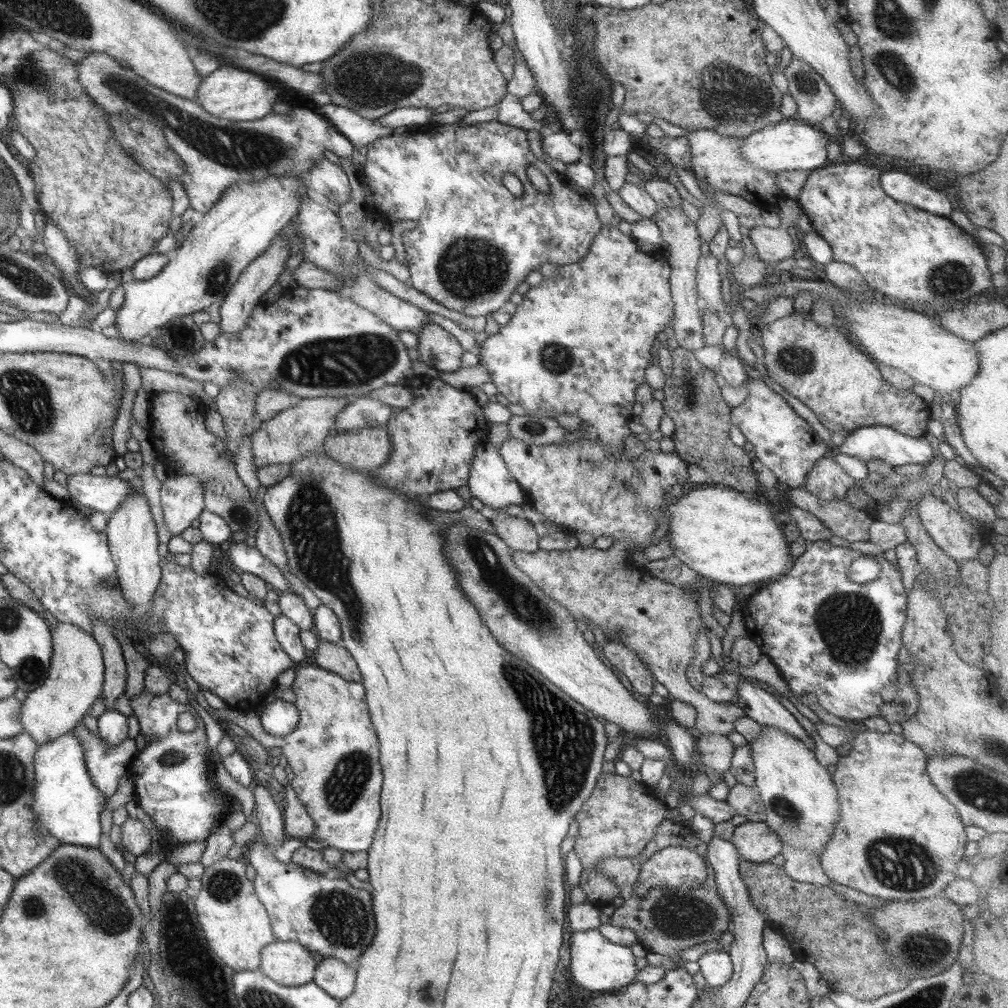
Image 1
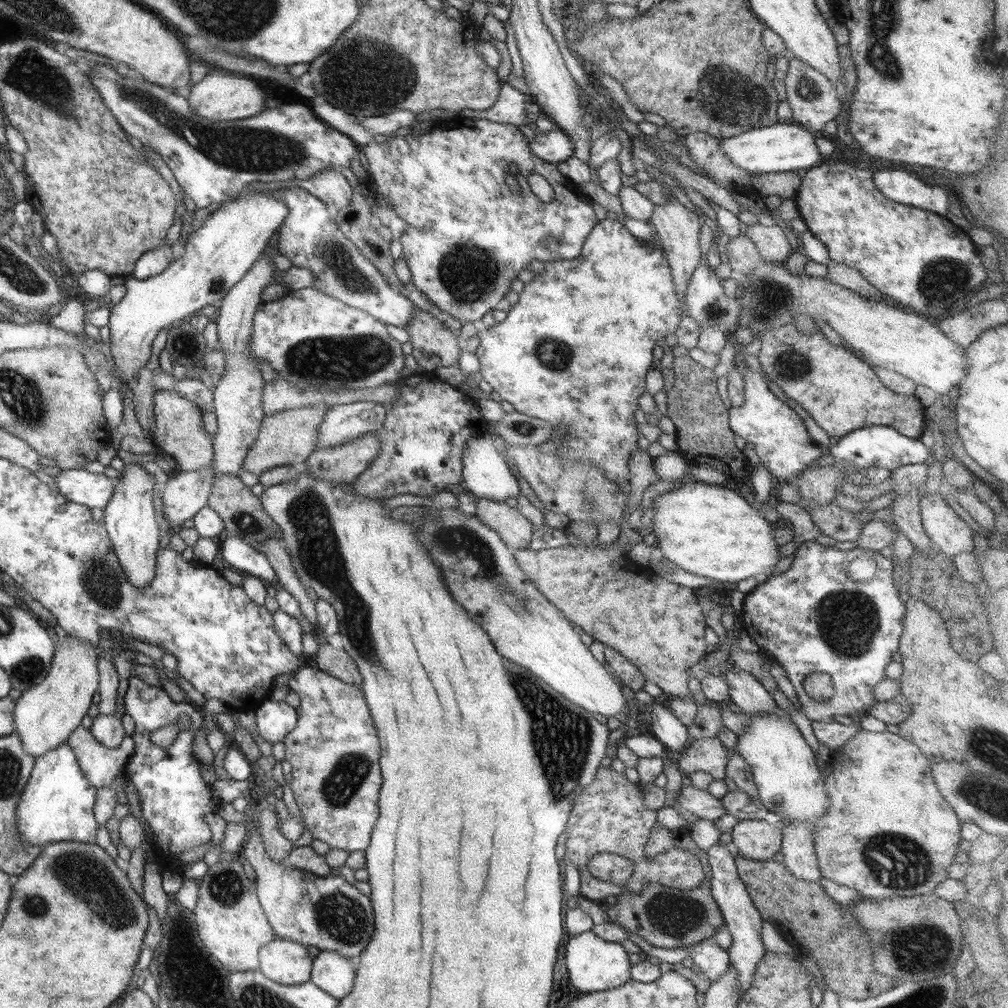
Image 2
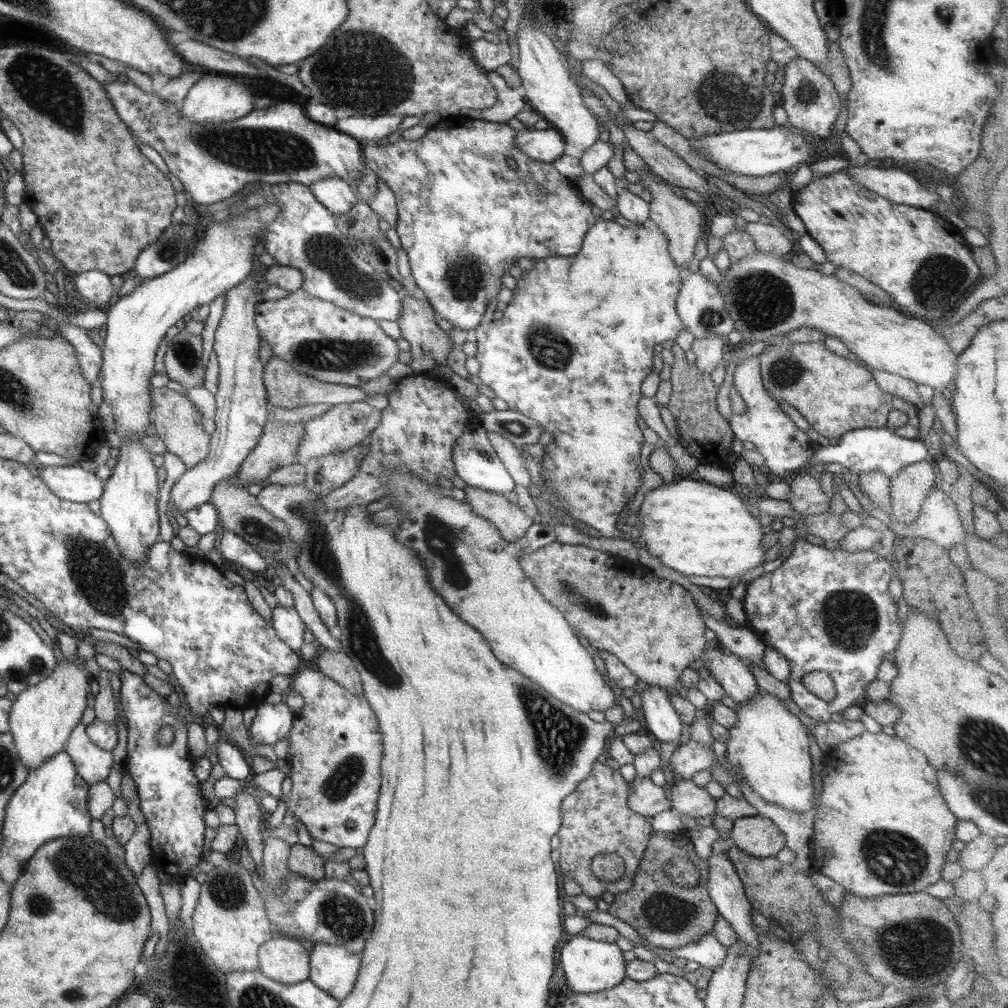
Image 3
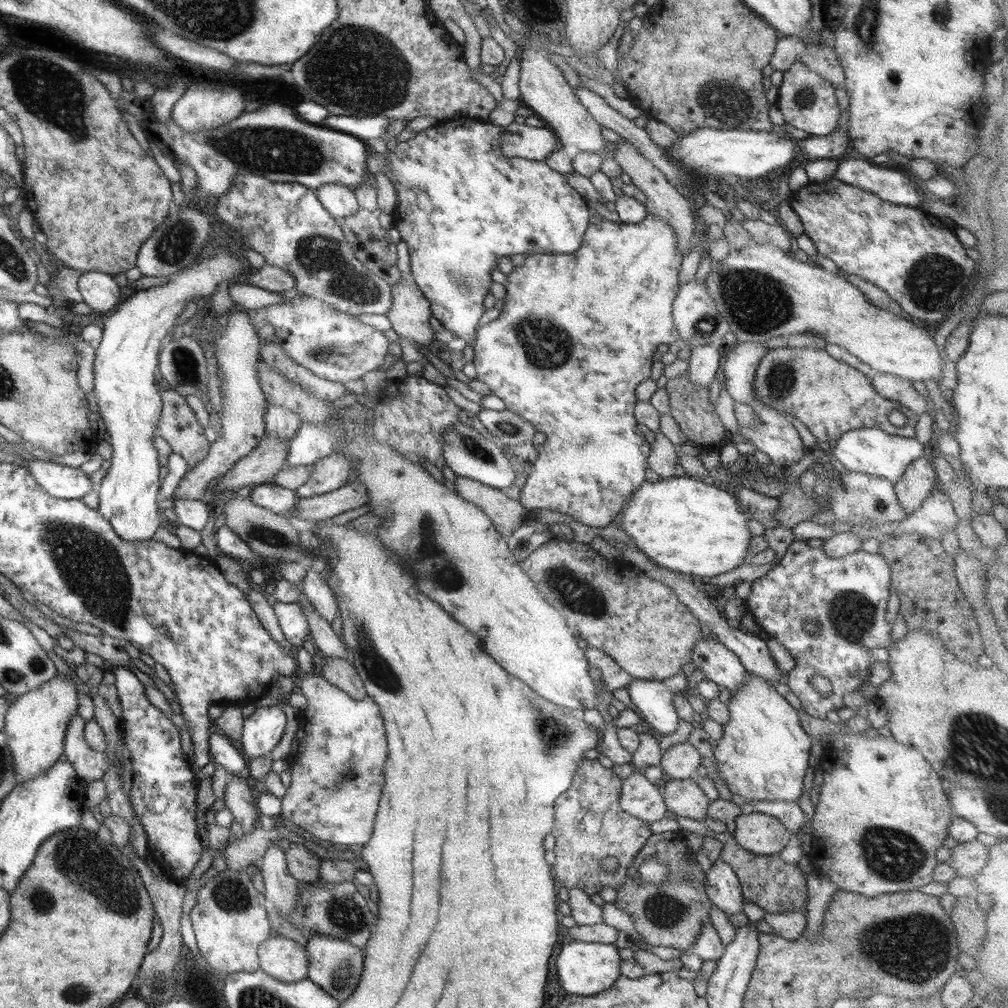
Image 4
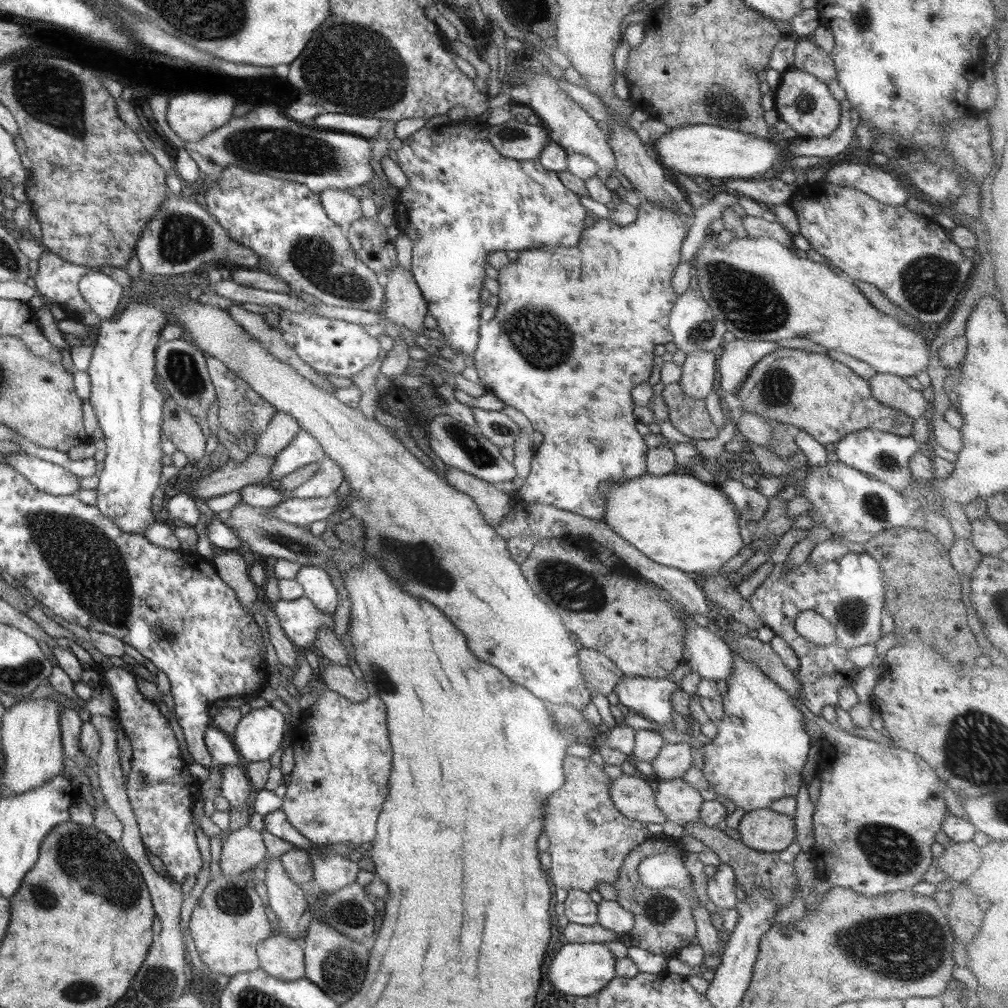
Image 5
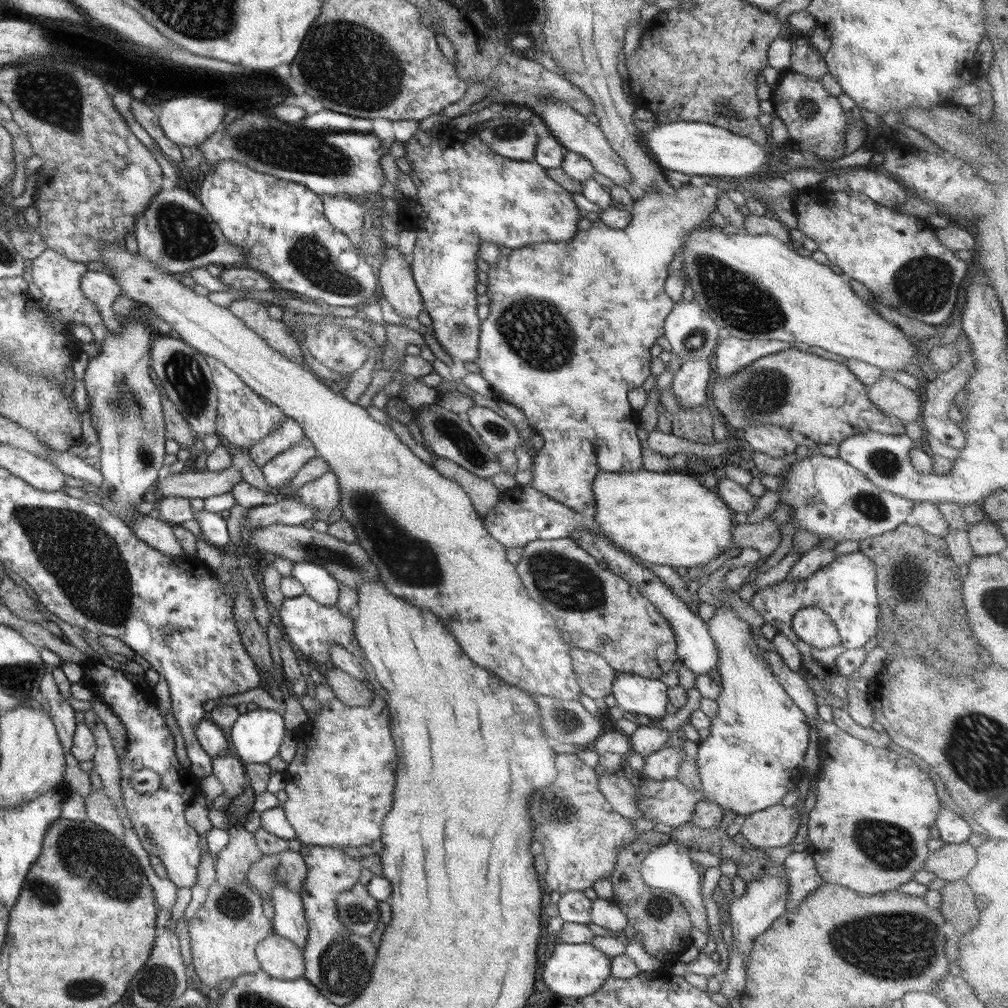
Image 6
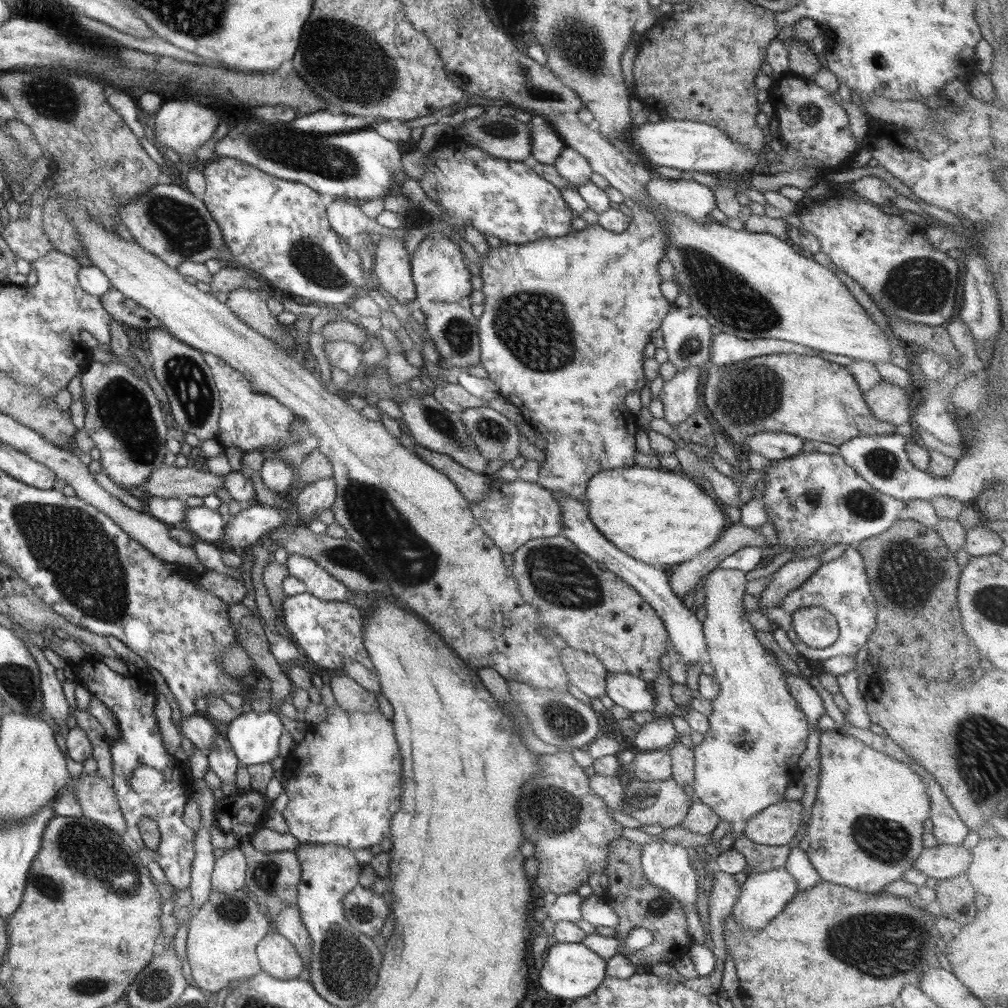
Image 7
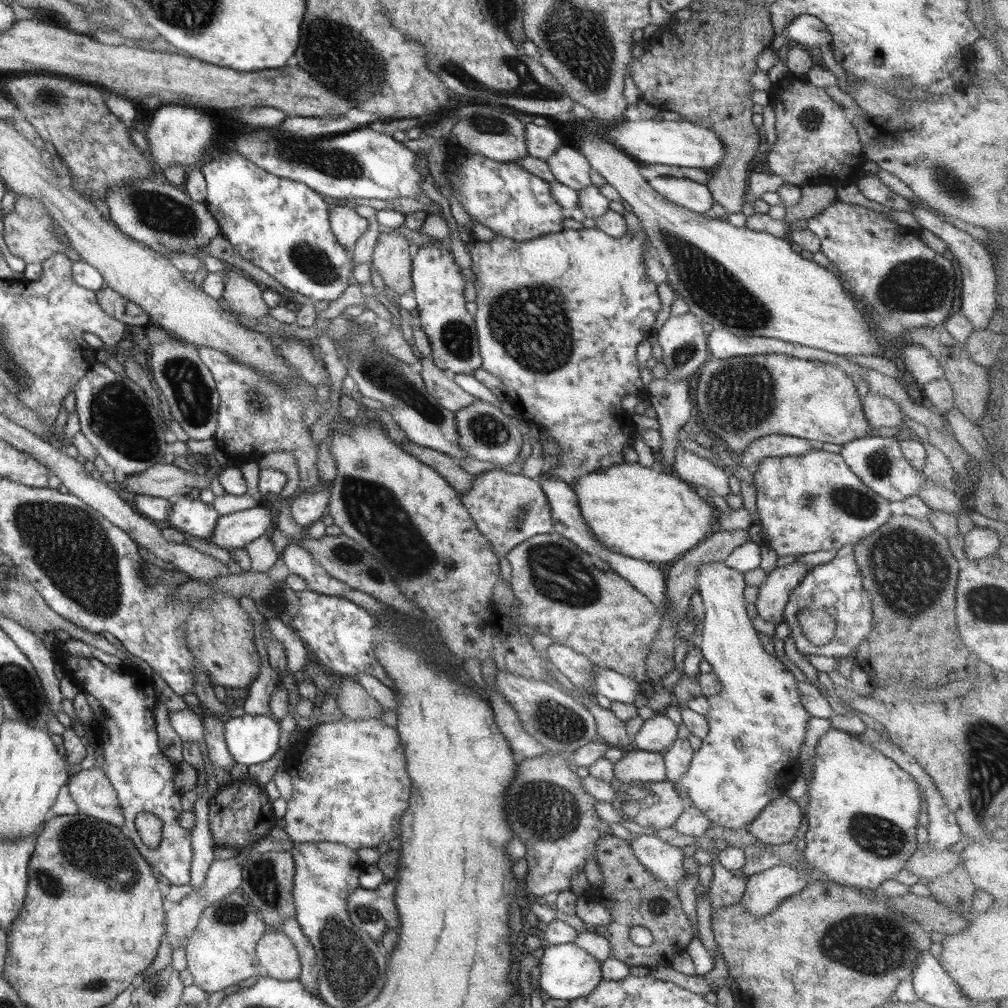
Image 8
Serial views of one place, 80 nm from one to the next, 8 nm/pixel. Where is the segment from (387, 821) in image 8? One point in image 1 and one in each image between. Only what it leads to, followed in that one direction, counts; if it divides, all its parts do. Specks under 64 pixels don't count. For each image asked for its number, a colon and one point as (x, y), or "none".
1: (334, 750)
2: (334, 749)
3: (335, 749)
4: (339, 751)
5: (343, 754)
6: (340, 783)
7: (345, 780)

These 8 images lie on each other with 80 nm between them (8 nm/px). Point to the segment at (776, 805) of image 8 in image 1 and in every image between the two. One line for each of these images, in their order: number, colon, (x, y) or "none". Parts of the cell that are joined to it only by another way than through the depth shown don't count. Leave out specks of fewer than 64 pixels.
1: (755, 842)
2: (760, 839)
3: (759, 836)
4: (762, 834)
5: (764, 830)
6: (776, 826)
7: (777, 825)

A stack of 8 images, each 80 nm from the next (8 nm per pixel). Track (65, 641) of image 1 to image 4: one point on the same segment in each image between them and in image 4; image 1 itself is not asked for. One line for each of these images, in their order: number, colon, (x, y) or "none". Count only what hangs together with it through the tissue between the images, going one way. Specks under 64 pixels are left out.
2: (46, 715)
3: (43, 717)
4: (36, 722)

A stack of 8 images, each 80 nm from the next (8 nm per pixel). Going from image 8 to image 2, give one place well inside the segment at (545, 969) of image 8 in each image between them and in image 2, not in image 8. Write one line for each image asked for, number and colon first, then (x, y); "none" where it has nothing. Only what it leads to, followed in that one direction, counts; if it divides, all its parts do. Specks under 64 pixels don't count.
2: (594, 965)
3: (590, 966)
4: (583, 968)
5: (577, 969)
6: (573, 970)
7: (570, 971)

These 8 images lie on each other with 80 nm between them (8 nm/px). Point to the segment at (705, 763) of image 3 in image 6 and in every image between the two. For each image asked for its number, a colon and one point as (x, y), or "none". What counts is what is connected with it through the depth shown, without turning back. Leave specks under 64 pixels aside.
4: (681, 761)
5: (675, 759)
6: (664, 764)

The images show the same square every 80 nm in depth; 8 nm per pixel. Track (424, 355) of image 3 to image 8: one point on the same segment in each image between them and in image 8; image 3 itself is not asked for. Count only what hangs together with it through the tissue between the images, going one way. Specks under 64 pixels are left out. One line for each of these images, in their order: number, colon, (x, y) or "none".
4: (410, 314)
5: (405, 306)
6: (396, 284)
7: (391, 268)
8: (391, 257)

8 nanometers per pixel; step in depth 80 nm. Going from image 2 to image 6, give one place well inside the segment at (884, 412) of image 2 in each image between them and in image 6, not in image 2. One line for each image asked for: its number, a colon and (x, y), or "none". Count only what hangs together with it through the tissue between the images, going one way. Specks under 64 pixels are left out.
3: (835, 395)
4: (830, 398)
5: (811, 391)
6: (823, 400)

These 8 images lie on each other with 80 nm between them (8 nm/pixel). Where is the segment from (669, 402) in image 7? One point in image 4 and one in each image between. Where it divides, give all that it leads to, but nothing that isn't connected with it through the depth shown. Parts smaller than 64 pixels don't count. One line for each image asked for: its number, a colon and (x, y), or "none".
4: (705, 360)
5: (699, 371)
6: (690, 384)

